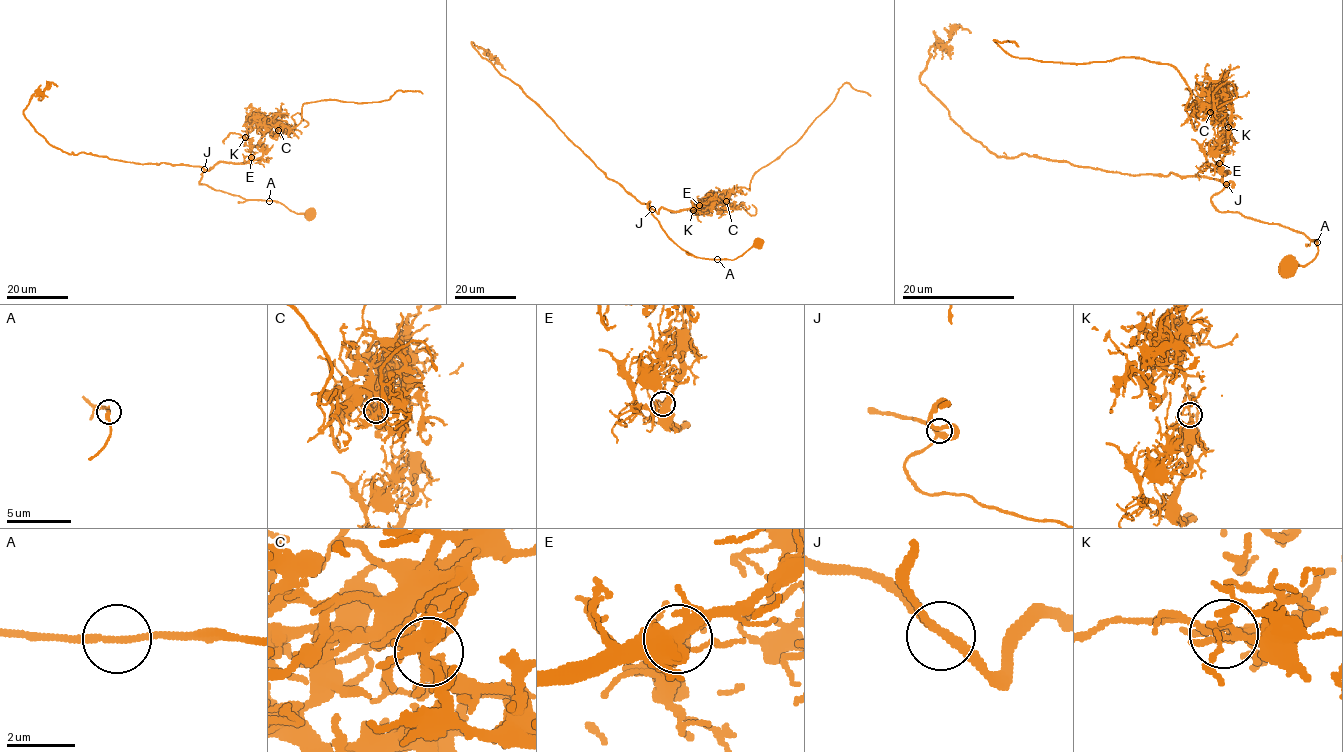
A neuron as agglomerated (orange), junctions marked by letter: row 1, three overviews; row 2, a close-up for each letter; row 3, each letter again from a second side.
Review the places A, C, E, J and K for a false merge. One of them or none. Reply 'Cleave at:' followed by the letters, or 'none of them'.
Cleave at: K

